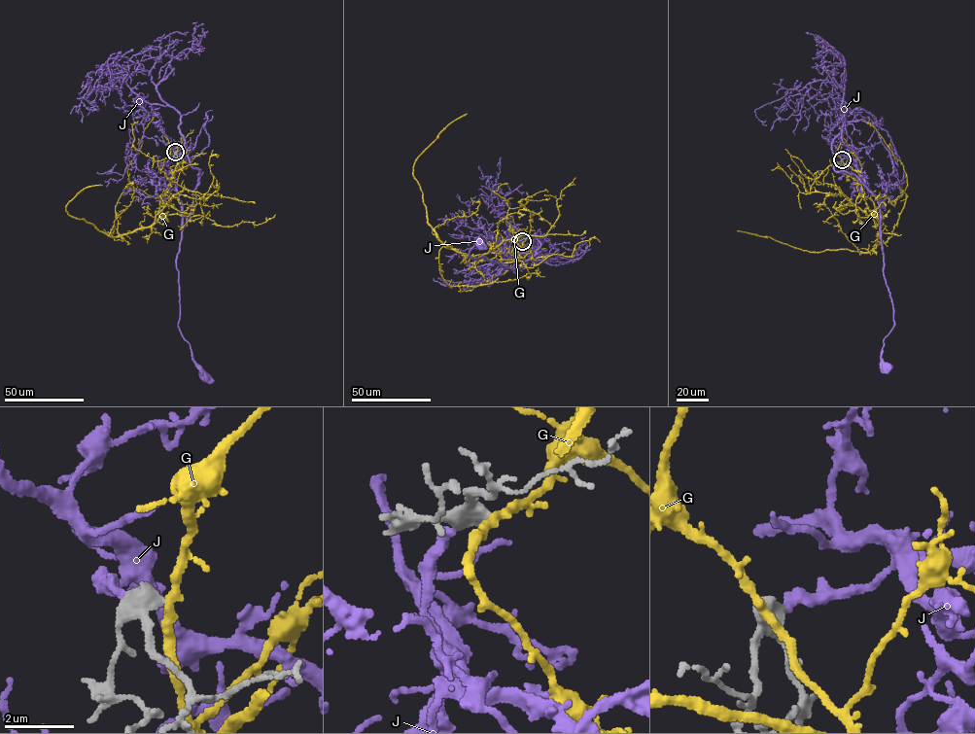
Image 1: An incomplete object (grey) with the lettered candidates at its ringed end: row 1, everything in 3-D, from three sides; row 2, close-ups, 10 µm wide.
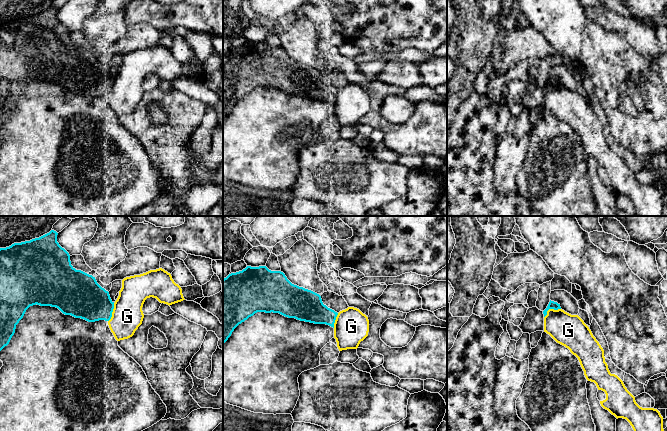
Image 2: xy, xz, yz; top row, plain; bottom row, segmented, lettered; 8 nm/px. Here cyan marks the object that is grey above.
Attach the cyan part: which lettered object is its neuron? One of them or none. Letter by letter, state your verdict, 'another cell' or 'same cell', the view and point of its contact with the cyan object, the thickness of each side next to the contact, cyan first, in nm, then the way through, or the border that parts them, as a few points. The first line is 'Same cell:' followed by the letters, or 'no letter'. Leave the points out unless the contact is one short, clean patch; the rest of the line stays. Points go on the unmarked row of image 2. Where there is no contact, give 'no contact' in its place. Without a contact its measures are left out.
Same cell: J
G: another cell | yz (550, 84) | 60/260 nm
J: same cell | no contact

